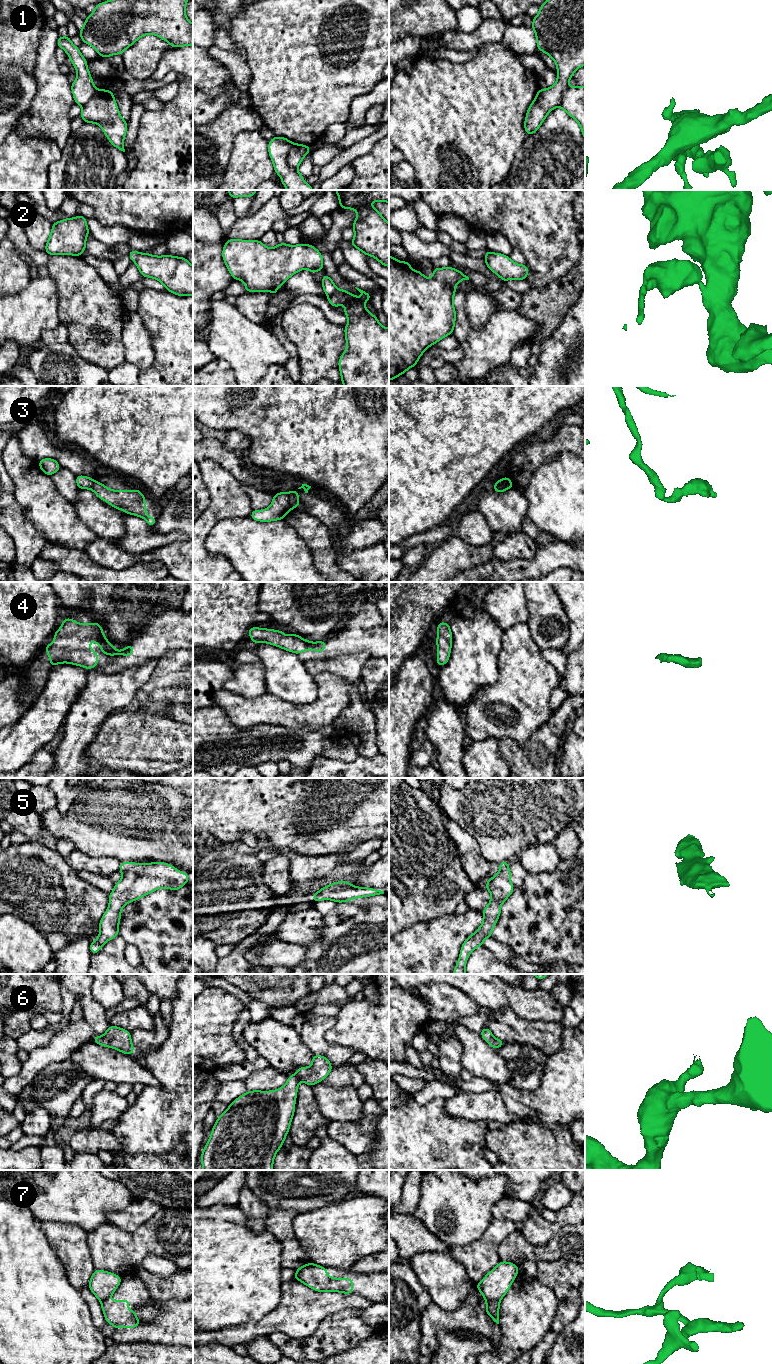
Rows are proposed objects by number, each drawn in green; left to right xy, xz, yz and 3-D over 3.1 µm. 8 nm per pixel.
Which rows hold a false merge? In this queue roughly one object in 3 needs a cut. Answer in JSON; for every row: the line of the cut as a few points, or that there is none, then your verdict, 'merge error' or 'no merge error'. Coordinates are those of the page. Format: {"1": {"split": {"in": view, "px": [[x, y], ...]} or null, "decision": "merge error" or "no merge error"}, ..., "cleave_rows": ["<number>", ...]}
{"1": {"split": {"in": "xz", "px": [[292, 143], [287, 156], [287, 164], [296, 170]]}, "decision": "merge error"}, "2": {"split": {"in": "xz", "px": [[337, 288], [328, 298]]}, "decision": "merge error"}, "3": {"split": {"in": "xz", "px": [[287, 493], [291, 508]]}, "decision": "merge error"}, "4": {"split": null, "decision": "no merge error"}, "5": {"split": null, "decision": "no merge error"}, "6": {"split": null, "decision": "no merge error"}, "7": {"split": {"in": "yz", "px": [[486, 1299], [499, 1300]]}, "decision": "merge error"}, "cleave_rows": ["1", "2", "3", "7"]}

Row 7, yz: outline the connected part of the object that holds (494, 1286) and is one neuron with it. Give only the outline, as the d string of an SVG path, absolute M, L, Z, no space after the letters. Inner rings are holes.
M501 1261L476 1285L485 1300L501 1300L511 1287L520 1268L512 1262Z

